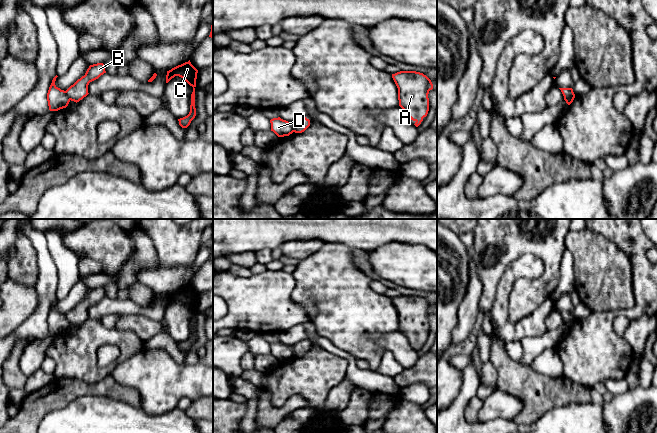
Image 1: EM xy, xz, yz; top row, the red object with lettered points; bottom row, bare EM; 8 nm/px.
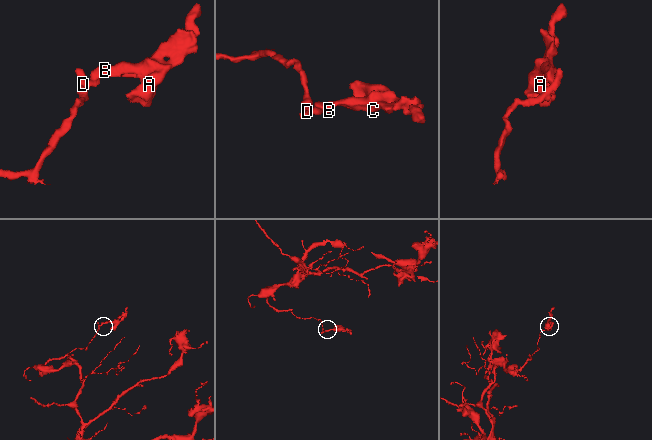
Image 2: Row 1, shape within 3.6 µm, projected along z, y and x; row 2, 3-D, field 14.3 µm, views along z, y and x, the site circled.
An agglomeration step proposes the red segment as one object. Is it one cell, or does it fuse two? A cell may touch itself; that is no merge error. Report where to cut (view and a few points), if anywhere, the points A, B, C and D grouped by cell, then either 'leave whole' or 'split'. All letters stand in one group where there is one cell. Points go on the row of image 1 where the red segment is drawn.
cut xz (291, 122), (294, 131); groups A B C / D; split

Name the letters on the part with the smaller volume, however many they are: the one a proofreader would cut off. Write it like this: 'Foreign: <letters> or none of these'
Foreign: A, B, C

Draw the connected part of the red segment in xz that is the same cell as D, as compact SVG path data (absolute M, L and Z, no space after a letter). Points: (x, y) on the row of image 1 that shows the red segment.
M280 117L271 119L270 123L271 131L273 131L278 137L289 136L294 132L292 122L283 120Z

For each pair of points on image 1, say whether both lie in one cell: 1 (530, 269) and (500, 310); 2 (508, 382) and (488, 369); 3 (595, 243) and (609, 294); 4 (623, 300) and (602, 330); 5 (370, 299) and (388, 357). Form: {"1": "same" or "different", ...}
{"1": "same", "2": "different", "3": "same", "4": "different", "5": "different"}

